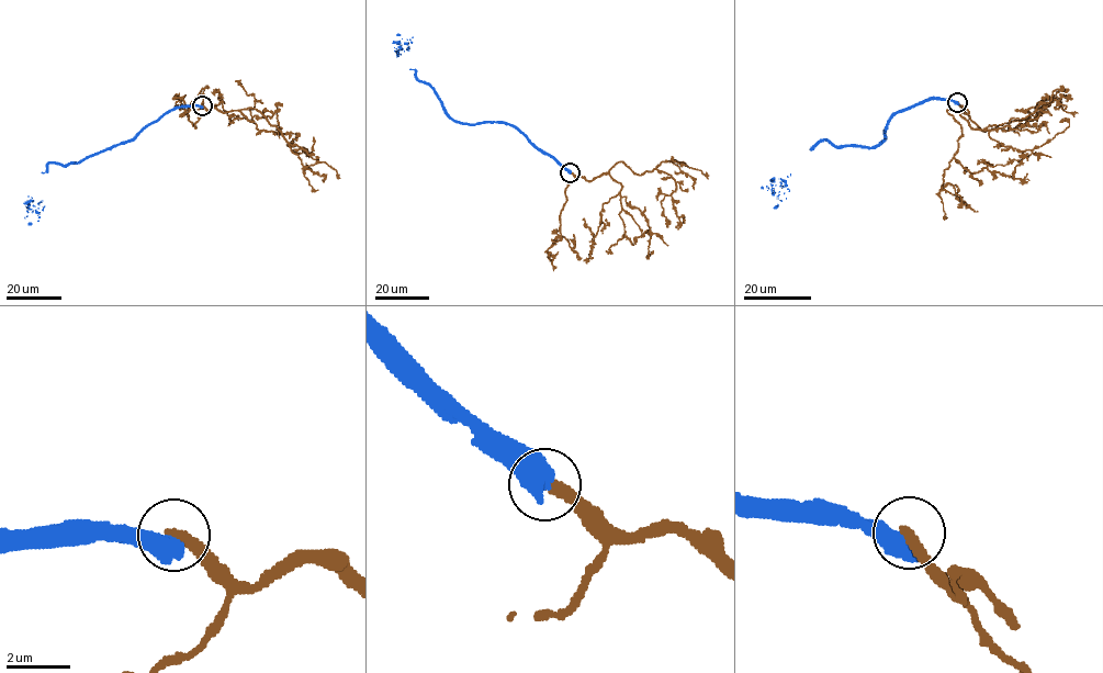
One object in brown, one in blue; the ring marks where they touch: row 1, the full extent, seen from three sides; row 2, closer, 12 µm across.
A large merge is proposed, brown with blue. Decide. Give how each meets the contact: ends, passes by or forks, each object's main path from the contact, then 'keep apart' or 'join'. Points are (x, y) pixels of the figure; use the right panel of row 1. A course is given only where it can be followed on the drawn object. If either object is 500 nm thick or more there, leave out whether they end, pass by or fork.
course brown (957, 101), (968, 113), (947, 111), (961, 127), (954, 157), (960, 165), (977, 172), (987, 165), (1027, 160); course blue (957, 102), (931, 98), (900, 110), (886, 127), (886, 137), (871, 147), (819, 141), (775, 208); keep apart

